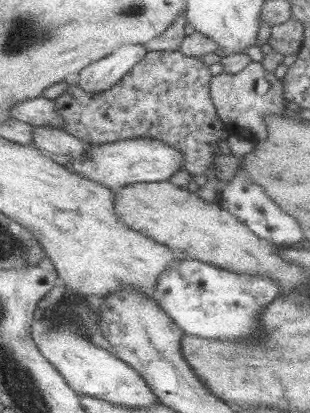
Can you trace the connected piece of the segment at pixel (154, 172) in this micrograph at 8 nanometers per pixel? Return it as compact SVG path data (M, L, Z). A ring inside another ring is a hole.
M157 138L123 139L122 141L110 142L102 145L93 145L87 158L83 162L71 160L65 162L69 170L75 174L98 182L107 188L115 189L118 186L125 187L140 182L163 182L169 180L175 172L182 168L185 162L183 152L169 146Z

